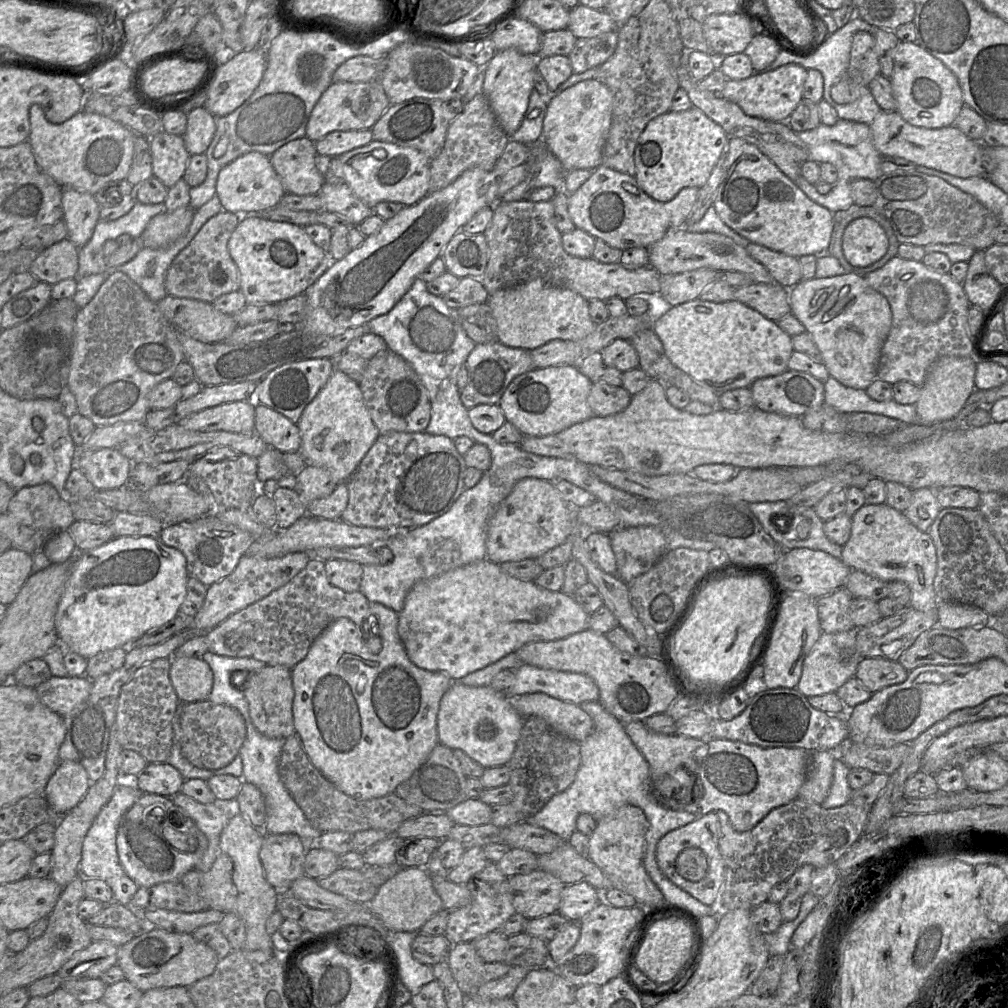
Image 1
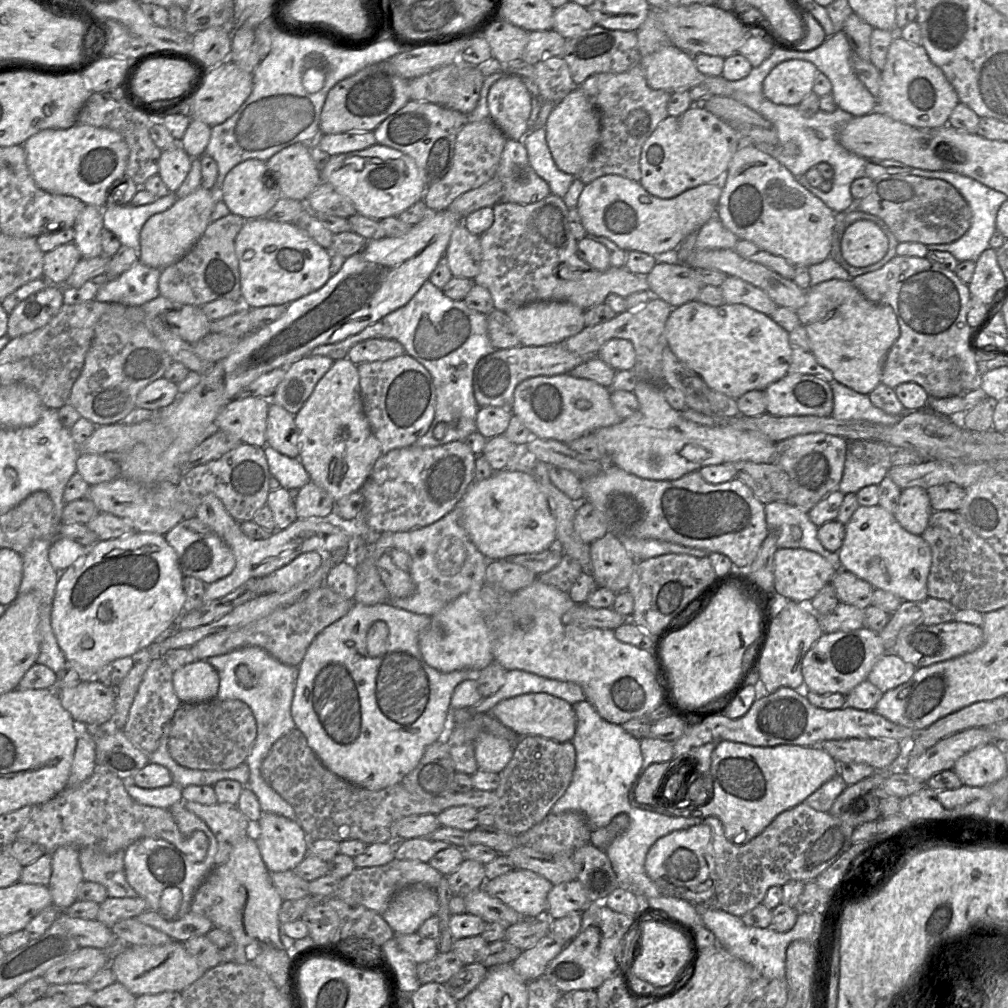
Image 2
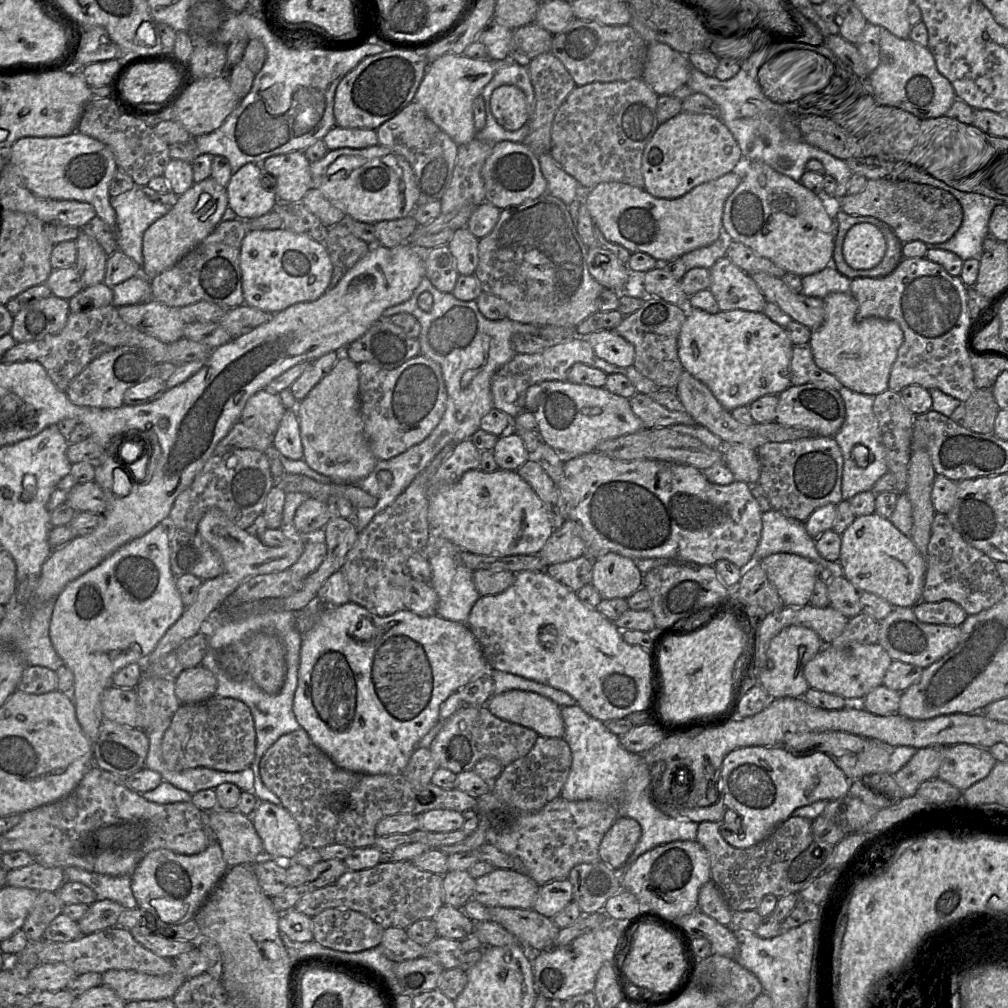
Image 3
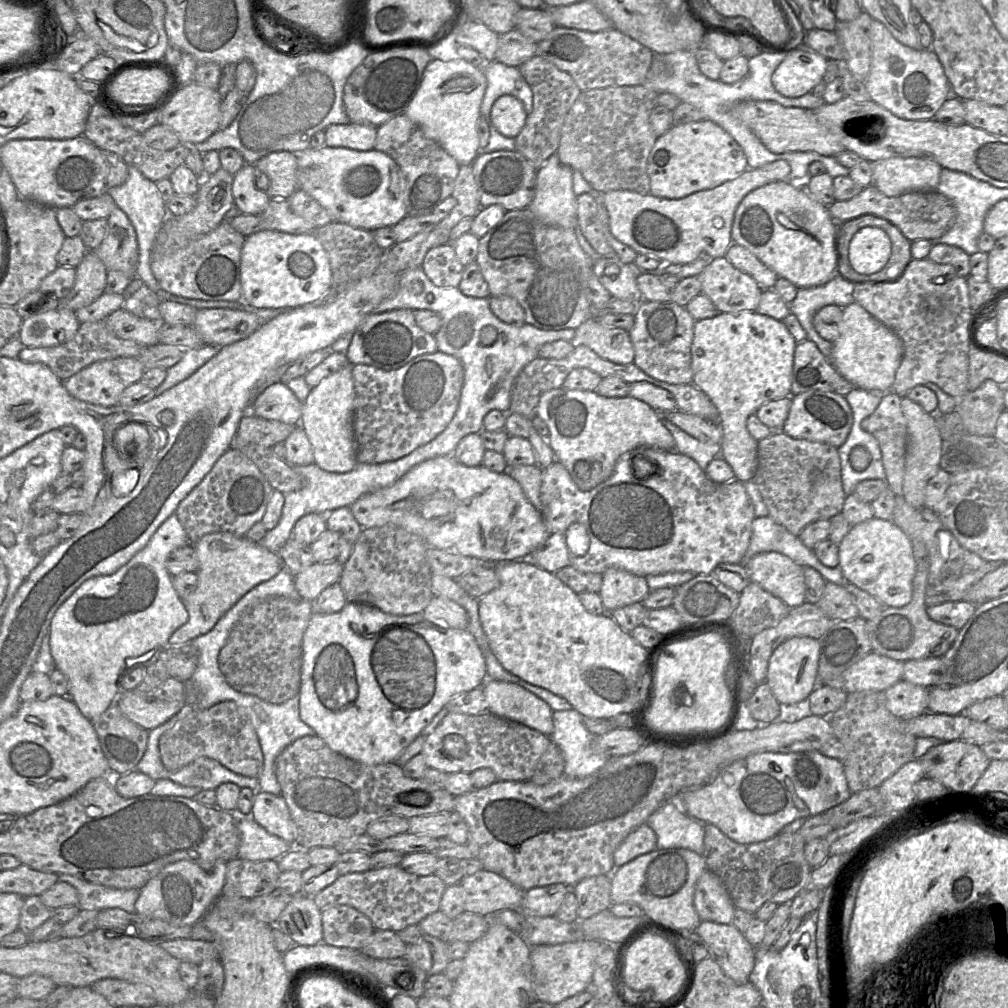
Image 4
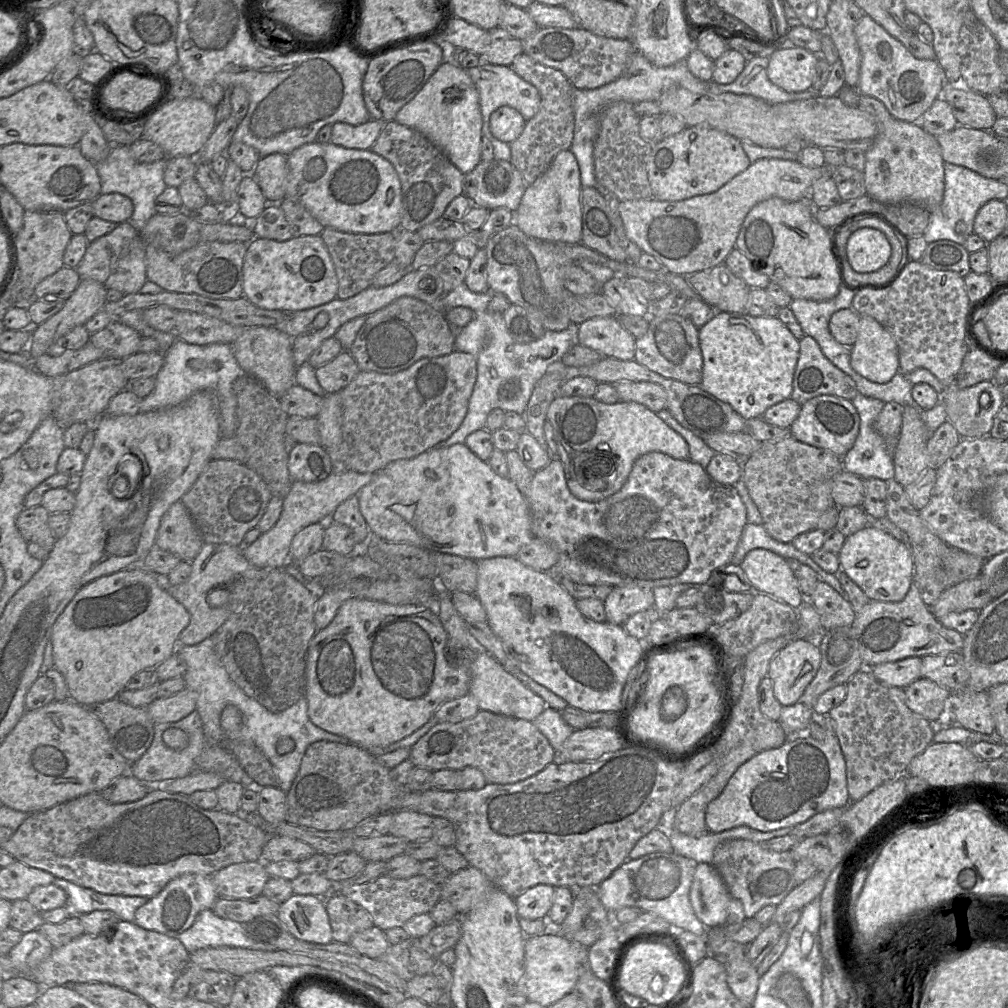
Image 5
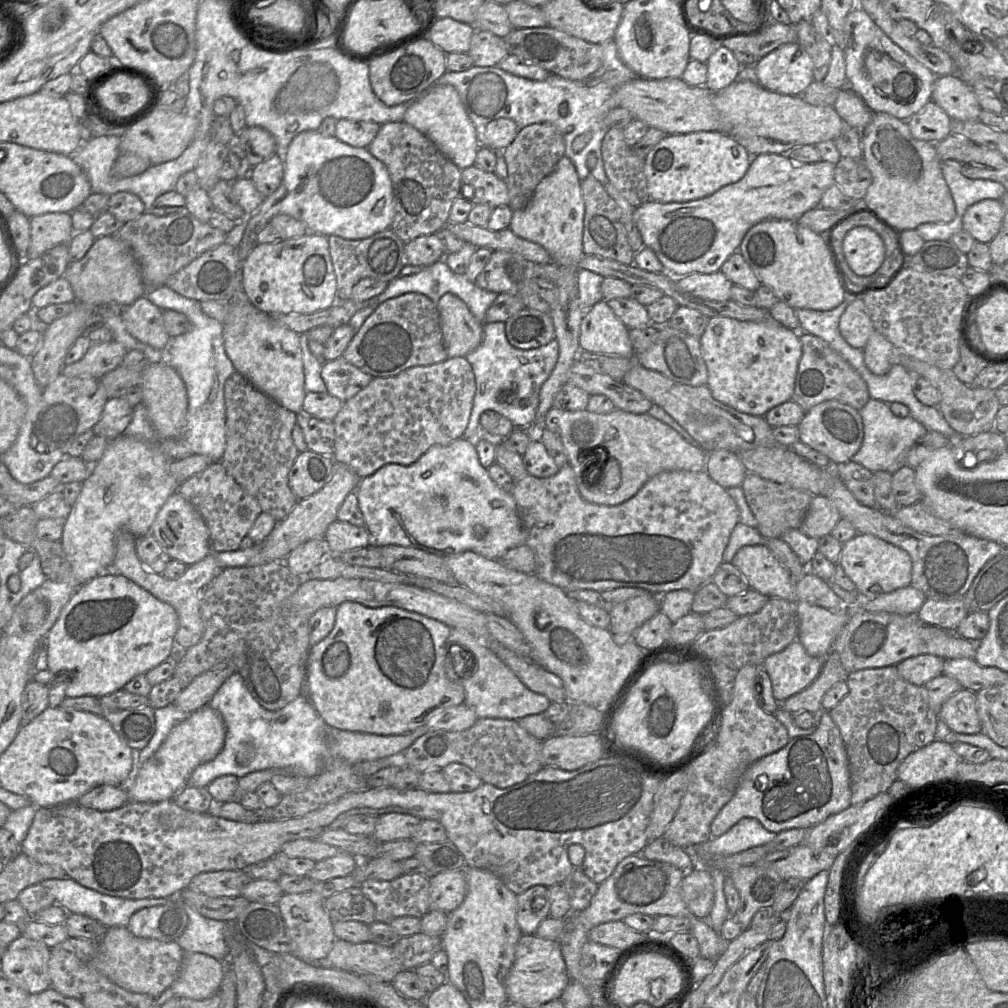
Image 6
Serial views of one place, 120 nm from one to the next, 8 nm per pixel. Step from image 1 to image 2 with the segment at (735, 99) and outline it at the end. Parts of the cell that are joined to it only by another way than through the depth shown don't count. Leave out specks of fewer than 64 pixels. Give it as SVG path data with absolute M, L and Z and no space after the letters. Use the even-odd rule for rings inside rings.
M674 45L660 48L656 52L641 59L641 66L645 72L648 85L655 90L665 90L670 93L677 91L689 91L695 86L706 87L711 95L731 97L733 89L731 81L721 76L706 76L696 67L693 56L677 48ZM792 59L778 64L763 82L763 94L778 105L798 106L813 89L817 67L808 61Z

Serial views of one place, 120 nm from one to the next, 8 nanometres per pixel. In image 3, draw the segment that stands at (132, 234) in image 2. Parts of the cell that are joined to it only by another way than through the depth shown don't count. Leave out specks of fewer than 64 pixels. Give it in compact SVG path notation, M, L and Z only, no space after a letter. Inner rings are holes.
M136 184L130 191L110 197L110 203L117 216L114 231L118 250L142 266L144 233L171 207L151 201L148 189Z

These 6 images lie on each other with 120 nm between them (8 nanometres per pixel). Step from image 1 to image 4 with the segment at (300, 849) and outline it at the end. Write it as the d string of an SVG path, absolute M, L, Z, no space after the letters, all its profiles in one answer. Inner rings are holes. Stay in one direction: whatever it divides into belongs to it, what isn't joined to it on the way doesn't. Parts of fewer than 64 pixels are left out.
M258 791L254 798L251 818L269 833L294 844L295 826L282 795Z

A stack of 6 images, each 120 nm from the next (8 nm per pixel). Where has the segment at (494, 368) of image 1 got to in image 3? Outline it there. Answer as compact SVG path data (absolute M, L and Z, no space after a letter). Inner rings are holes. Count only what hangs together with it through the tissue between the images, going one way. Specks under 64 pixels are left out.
M575 335L539 353L516 354L508 363L501 367L493 375L491 380L493 407L505 412L511 419L514 419L525 410L526 392L530 386L551 380L566 381L570 368L576 363L582 363L600 369L608 375L614 373L623 374L629 378L640 394L651 395L660 390L659 386L644 377L634 366L617 367L599 358L586 339L582 338L582 336Z

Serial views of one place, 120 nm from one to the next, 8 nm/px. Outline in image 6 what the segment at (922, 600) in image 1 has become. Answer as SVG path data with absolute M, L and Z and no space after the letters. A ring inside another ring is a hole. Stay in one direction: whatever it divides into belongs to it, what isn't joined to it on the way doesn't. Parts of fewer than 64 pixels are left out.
M857 534L845 542L838 564L855 584L862 600L873 600L911 584L912 561L908 553L871 534Z

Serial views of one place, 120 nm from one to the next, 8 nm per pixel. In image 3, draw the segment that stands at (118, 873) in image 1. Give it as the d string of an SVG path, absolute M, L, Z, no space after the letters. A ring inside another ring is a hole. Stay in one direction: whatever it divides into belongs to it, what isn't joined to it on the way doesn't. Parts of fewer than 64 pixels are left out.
M70 866L63 868L65 881L80 882L91 888L96 899L111 900L119 903L126 910L137 907L131 890L130 876L111 876Z

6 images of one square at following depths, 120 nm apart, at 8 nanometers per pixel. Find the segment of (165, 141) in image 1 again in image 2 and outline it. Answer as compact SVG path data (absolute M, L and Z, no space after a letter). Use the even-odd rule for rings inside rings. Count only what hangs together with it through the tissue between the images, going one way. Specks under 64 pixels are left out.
M182 147L164 150L159 161L159 173L170 193L175 193L191 169L192 158Z

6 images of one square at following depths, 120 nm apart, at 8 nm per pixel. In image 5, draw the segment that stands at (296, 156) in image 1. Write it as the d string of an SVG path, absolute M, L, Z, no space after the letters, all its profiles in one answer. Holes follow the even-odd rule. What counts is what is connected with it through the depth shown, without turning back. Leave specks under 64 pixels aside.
M273 153L261 157L252 174L269 203L280 203L283 200L288 175L286 155Z

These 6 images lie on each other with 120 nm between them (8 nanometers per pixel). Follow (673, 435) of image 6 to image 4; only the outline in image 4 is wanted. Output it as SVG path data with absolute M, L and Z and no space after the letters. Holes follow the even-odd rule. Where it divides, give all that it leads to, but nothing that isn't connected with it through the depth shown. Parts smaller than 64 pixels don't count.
M563 387L552 389L544 392L540 399L536 408L535 415L542 419L548 426L549 429L549 437L548 444L553 450L557 461L564 465L564 467L570 473L573 481L578 486L578 488L582 491L589 491L591 489L585 488L585 481L590 479L592 476L592 472L596 470L597 465L601 466L601 471L599 472L599 484L604 482L614 471L614 467L618 458L625 452L633 450L638 447L650 447L651 449L663 449L663 450L674 450L675 449L675 440L671 434L671 432L664 426L662 414L651 406L646 404L645 402L633 398L631 396L619 397L619 398L608 398L601 396L596 391L582 391L582 390L568 390Z

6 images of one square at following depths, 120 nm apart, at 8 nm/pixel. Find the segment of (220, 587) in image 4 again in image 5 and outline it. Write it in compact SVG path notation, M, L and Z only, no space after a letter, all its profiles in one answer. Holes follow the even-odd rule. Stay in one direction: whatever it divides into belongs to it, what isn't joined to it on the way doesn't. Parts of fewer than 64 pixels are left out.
M204 543L198 555L191 561L191 565L189 578L179 585L170 584L166 575L155 574L159 586L180 602L190 614L188 626L179 635L178 646L196 645L216 632L229 617L230 610L226 606L210 606L207 602L208 593L214 588L230 584L254 567L244 557L241 547L213 543Z

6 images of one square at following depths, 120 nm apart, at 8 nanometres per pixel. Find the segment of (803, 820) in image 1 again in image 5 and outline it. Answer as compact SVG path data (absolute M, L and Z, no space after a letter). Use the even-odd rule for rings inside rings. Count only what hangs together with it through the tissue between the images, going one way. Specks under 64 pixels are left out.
M737 839L719 844L711 865L722 877L730 896L742 903L746 918L754 917L764 906L777 906L796 887L796 861L791 852L773 852L750 840Z

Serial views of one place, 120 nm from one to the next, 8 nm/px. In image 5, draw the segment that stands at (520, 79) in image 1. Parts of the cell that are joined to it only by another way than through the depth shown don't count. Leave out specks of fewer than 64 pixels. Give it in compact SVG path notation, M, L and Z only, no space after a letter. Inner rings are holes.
M501 106L491 114L489 128L496 139L511 144L522 134L526 122L516 109Z

